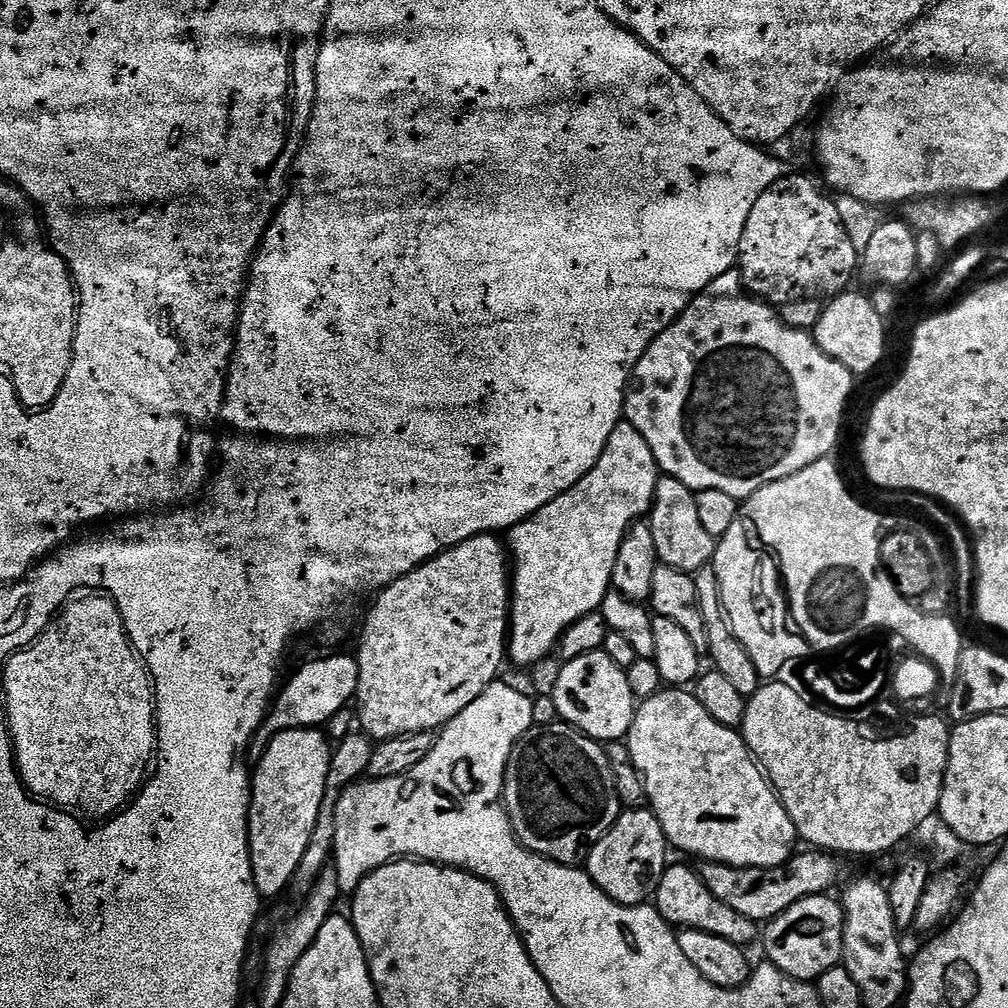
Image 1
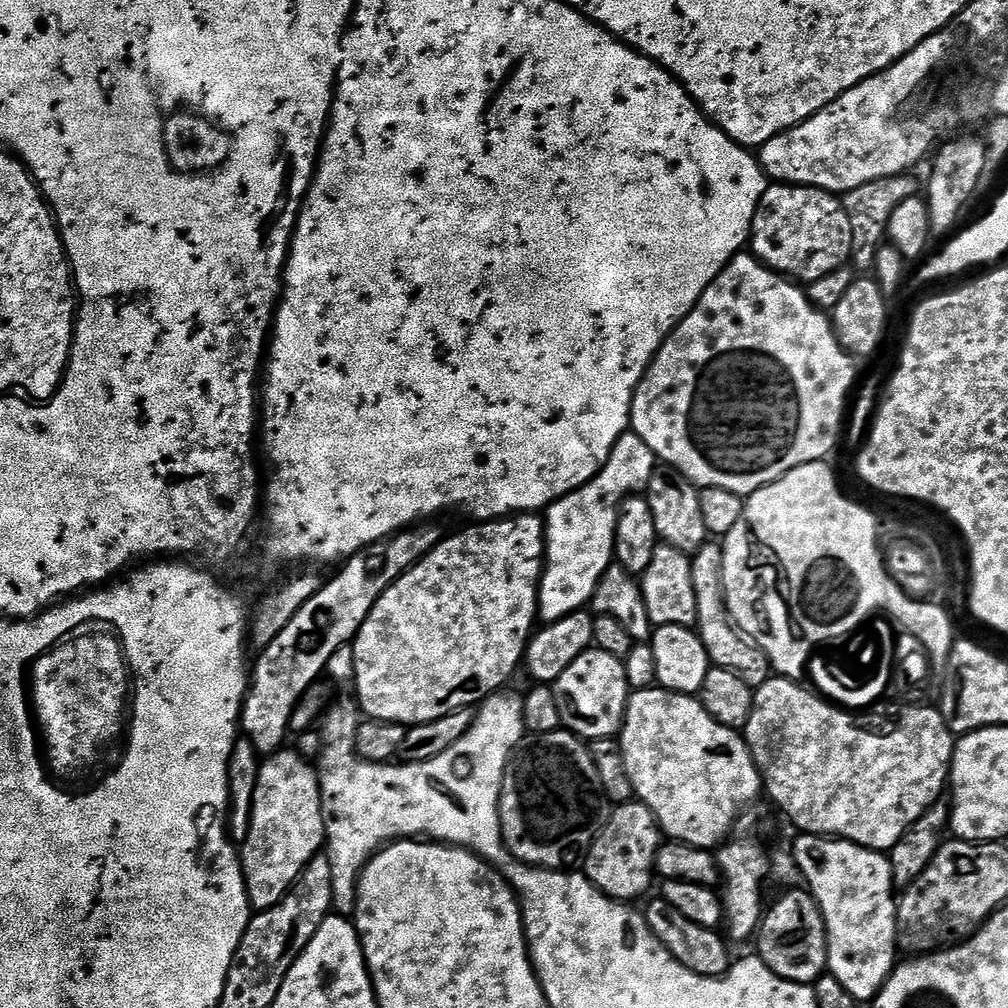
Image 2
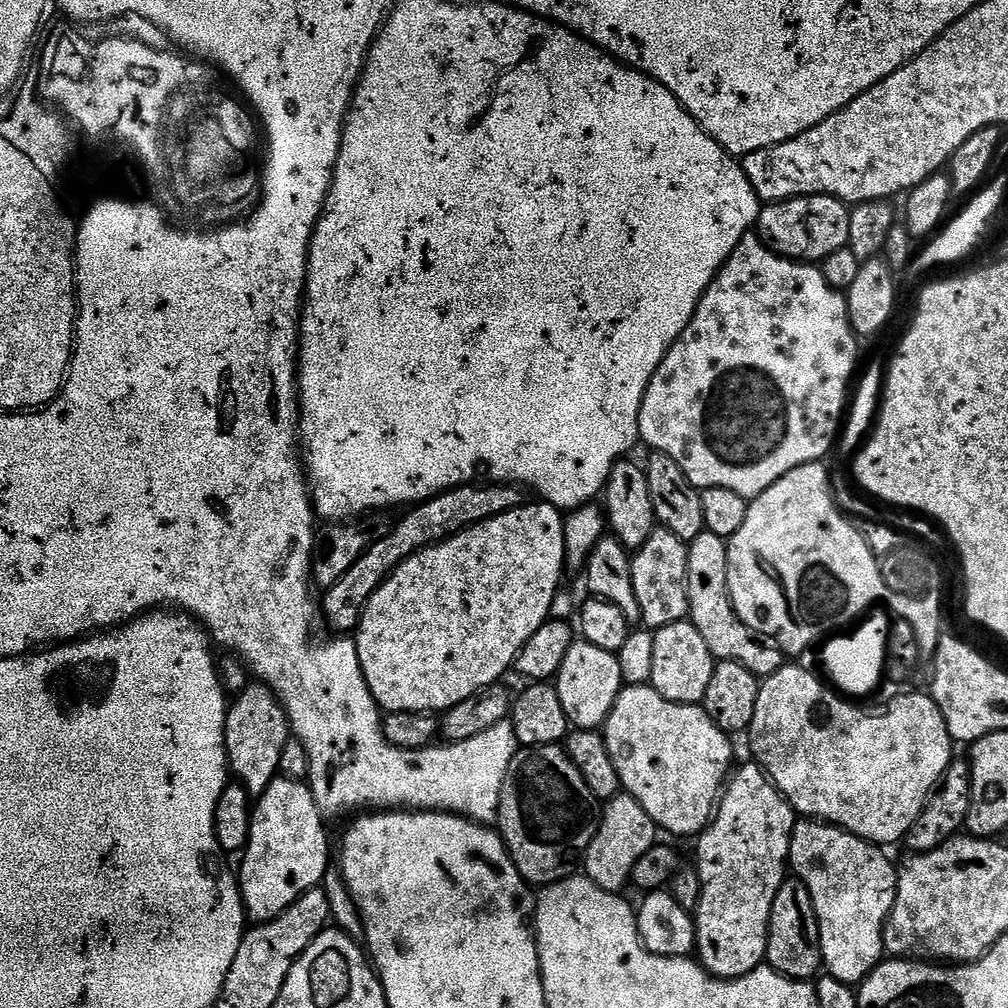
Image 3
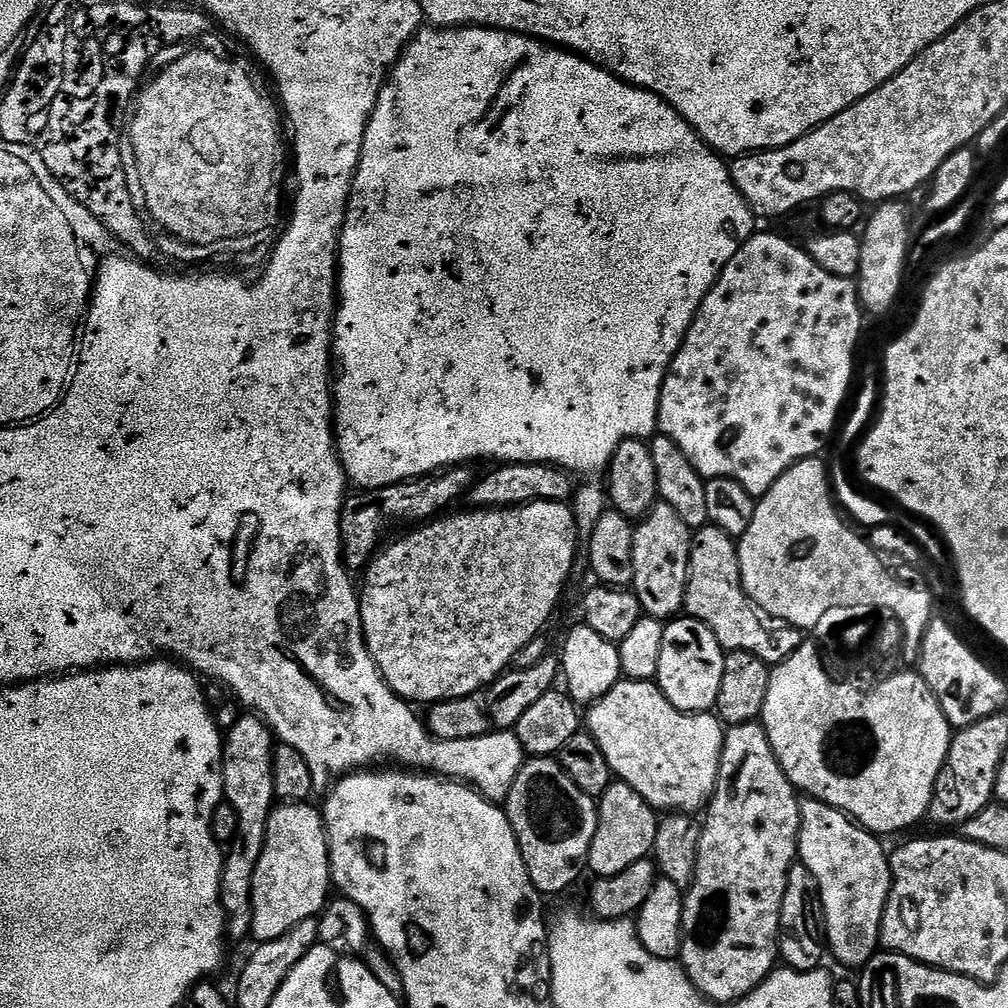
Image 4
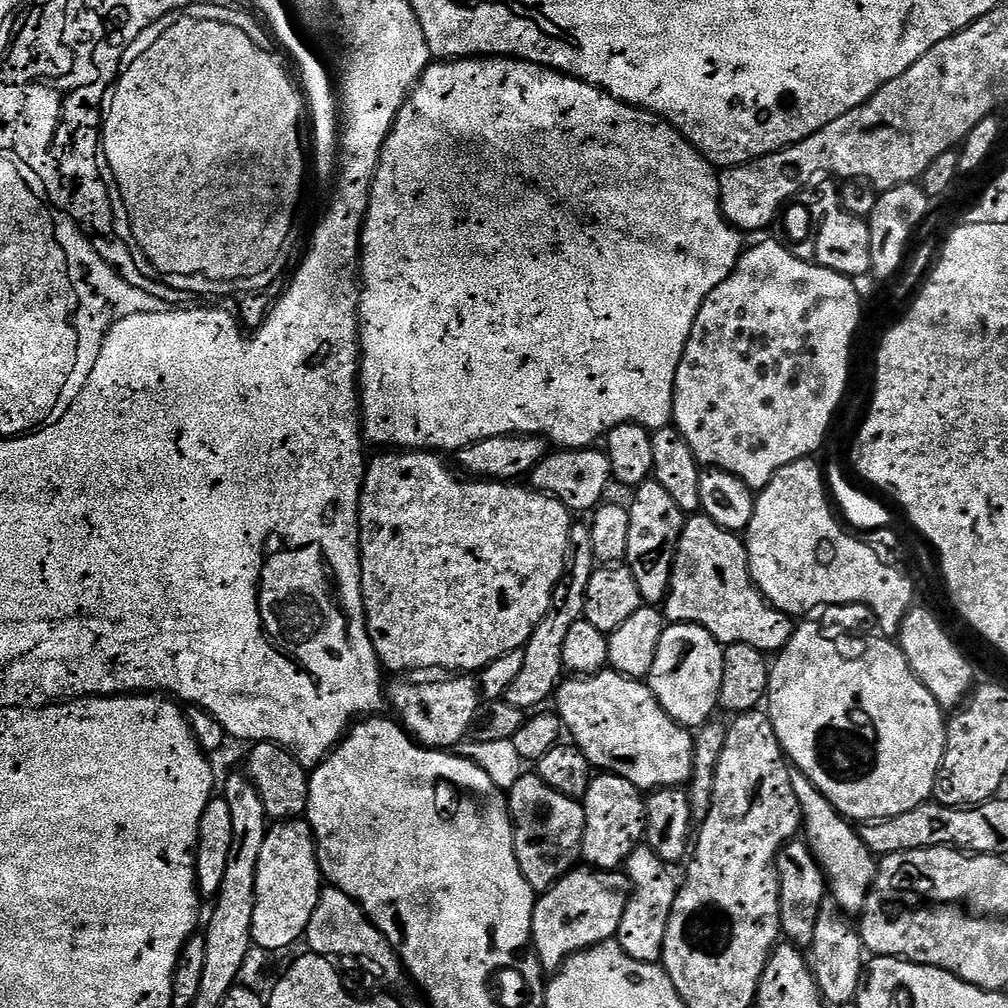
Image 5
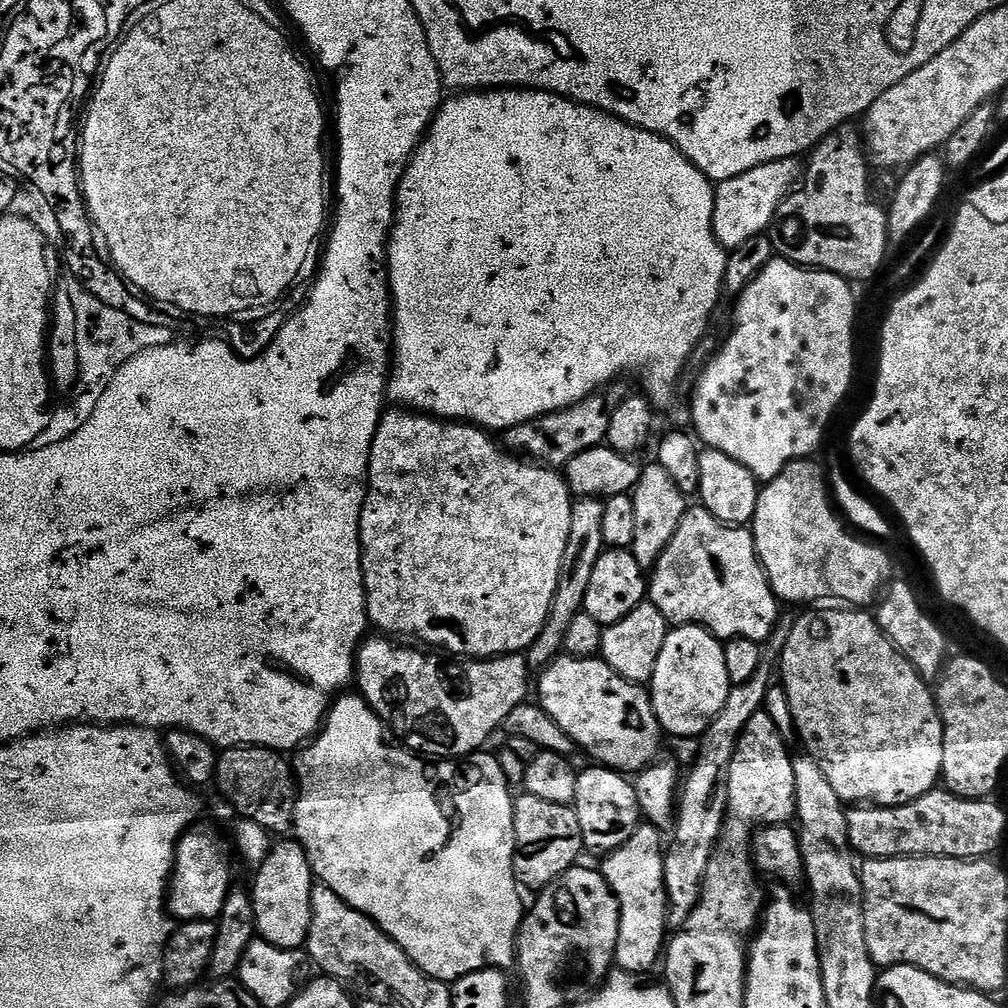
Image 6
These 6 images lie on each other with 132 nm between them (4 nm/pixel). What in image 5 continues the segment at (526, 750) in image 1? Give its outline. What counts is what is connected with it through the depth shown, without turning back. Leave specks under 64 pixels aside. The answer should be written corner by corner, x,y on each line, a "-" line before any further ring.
521,774
518,782
507,789
508,815
512,817
520,873
536,893
543,894
577,867
586,818
579,799
558,794
558,790
546,786
538,774
528,775

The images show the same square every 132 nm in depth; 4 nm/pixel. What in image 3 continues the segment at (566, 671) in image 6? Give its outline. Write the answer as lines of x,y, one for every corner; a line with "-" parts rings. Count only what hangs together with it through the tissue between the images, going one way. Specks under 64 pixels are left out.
628,686
616,699
602,731
610,756
618,766
623,791
634,797
646,814
650,814
657,829
664,831
665,828
676,836
695,837
712,823
722,789
733,767
732,744
728,741
731,740
729,733
720,729
704,713
703,707
670,702
651,686

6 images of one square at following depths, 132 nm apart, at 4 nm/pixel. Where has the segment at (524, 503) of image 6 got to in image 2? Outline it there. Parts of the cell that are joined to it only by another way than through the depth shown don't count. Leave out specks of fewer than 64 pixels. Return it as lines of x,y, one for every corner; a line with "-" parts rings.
513,514
498,520
486,520
464,528
453,536
445,535
436,547
425,554
412,568
397,578
395,582
378,598
369,616
362,623
350,647
352,650
352,674
356,684
355,699
358,708
369,720
385,720
395,724
411,726
425,724
450,714
450,710
472,708
488,699
493,692
501,691
504,684
521,667
524,650
533,635
532,623
538,620
538,589
540,575
544,572
544,522
536,514

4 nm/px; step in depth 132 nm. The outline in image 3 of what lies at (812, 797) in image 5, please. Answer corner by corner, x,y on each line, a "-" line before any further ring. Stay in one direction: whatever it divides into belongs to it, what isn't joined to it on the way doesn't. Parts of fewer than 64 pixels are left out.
800,818
796,821
796,829
792,835
792,845
790,846
790,861
791,871
794,873
795,879
800,880
806,886
806,890
810,890
810,898
814,902
814,910
818,918
818,926
820,927
820,958
823,967
826,969
827,975
838,978
844,984
859,986
864,983
865,978
877,968
885,959
886,949
884,946
884,927
888,921
888,916
892,913
892,907
896,901
896,878
898,875
897,865
891,864
888,861
887,851
881,850
877,845
869,844
860,836
856,836
853,832
846,832
842,828
837,828
833,825
823,823
811,818

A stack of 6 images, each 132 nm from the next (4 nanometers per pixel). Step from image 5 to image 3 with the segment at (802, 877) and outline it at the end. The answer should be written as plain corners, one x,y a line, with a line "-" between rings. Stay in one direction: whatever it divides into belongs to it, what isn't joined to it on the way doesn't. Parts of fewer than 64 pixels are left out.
795,878
785,879
784,885
774,898
774,906
768,923
766,960
775,972
781,972
784,976
789,976
791,980
808,982
821,971
820,927
814,910
814,902
810,898
810,890
806,890
803,882

